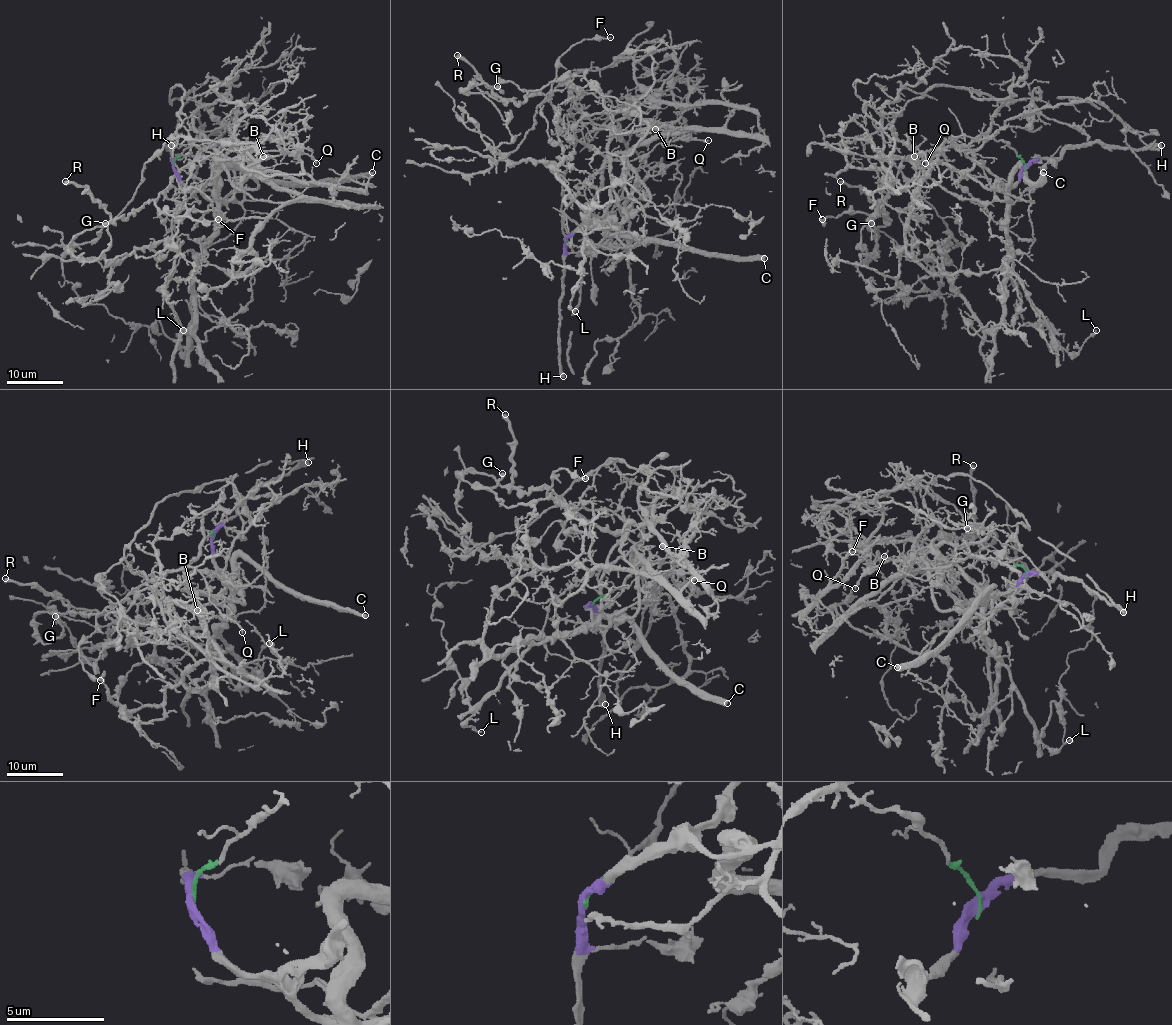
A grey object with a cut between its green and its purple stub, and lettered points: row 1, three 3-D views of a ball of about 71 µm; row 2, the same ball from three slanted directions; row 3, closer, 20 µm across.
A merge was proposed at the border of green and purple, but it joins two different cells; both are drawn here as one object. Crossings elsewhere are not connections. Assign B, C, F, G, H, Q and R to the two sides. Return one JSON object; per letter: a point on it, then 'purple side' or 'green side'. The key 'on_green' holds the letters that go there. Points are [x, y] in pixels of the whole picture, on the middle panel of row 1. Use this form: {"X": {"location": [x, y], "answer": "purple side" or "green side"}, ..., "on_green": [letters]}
{"B": {"location": [655, 129], "answer": "green side"}, "C": {"location": [764, 258], "answer": "green side"}, "F": {"location": [610, 37], "answer": "purple side"}, "G": {"location": [497, 86], "answer": "purple side"}, "H": {"location": [563, 376], "answer": "purple side"}, "Q": {"location": [708, 140], "answer": "purple side"}, "R": {"location": [457, 55], "answer": "purple side"}, "on_green": ["B", "C"]}

